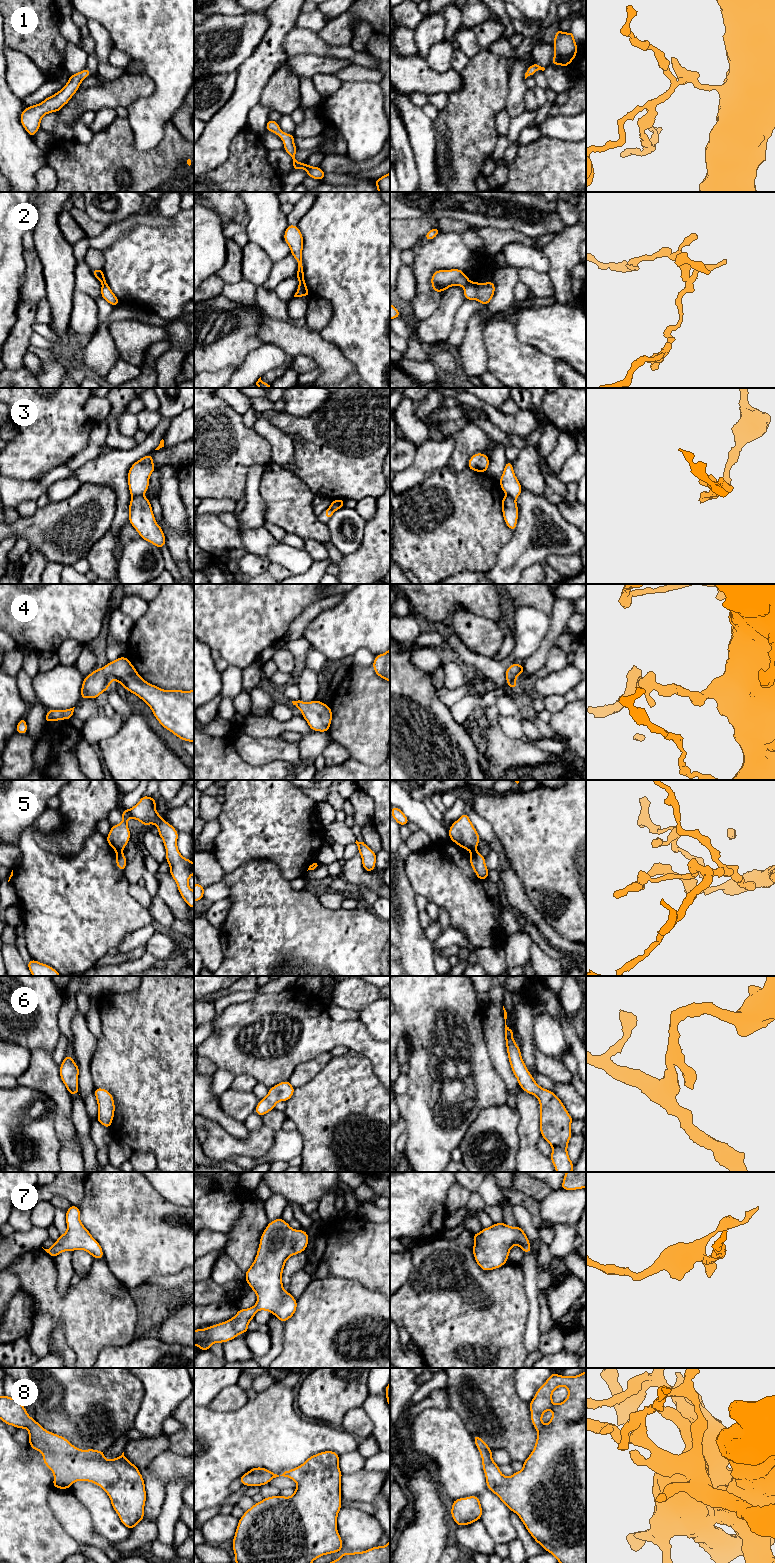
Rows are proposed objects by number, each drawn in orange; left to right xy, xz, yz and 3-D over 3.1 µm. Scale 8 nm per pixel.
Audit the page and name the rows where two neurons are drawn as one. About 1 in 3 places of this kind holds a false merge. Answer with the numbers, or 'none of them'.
2, 3, 5

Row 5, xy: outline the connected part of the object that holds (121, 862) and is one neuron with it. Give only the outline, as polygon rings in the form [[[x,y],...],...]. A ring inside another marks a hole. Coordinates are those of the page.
[[[116,852],[116,865],[122,872],[124,872],[127,860],[122,852]]]

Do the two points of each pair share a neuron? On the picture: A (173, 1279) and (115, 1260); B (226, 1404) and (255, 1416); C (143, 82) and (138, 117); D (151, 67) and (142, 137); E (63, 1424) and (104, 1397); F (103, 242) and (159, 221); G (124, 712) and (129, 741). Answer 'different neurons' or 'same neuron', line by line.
A: different neurons
B: different neurons
C: different neurons
D: same neuron
E: same neuron
F: same neuron
G: different neurons

